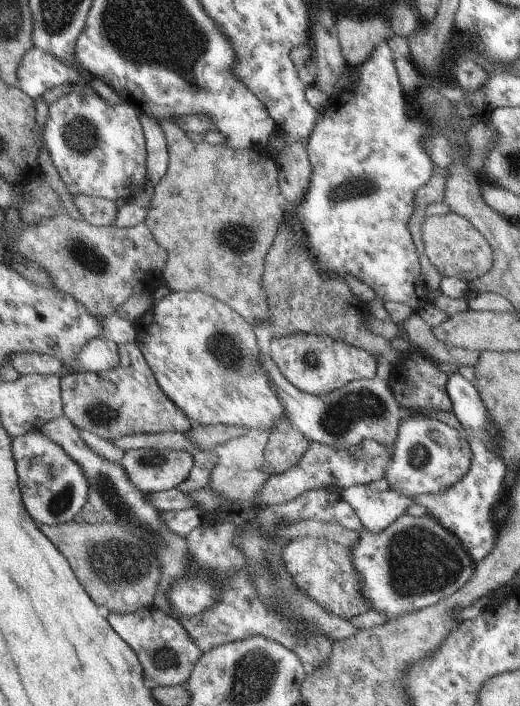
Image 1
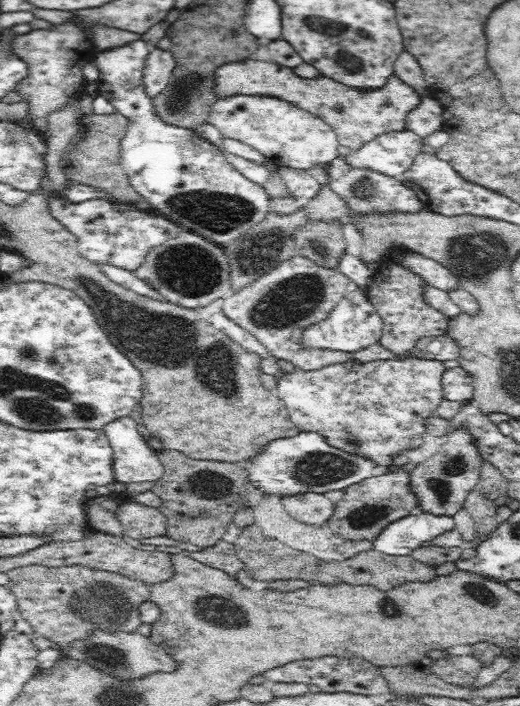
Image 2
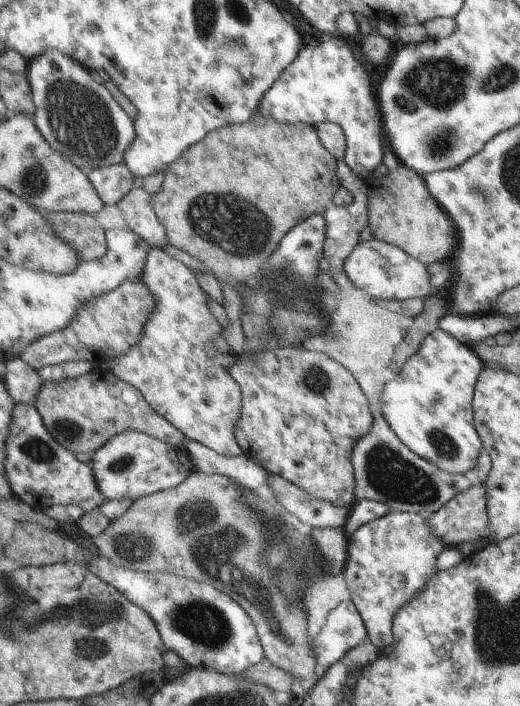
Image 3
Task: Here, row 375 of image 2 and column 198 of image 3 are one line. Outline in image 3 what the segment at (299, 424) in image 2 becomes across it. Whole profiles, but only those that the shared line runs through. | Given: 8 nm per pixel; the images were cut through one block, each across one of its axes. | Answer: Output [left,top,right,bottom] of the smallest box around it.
[97,247,245,456]

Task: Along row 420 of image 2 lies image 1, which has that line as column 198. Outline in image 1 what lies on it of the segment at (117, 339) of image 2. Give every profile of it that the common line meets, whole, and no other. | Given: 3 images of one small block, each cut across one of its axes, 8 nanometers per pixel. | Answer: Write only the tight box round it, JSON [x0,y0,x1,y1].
[147,119,286,326]

